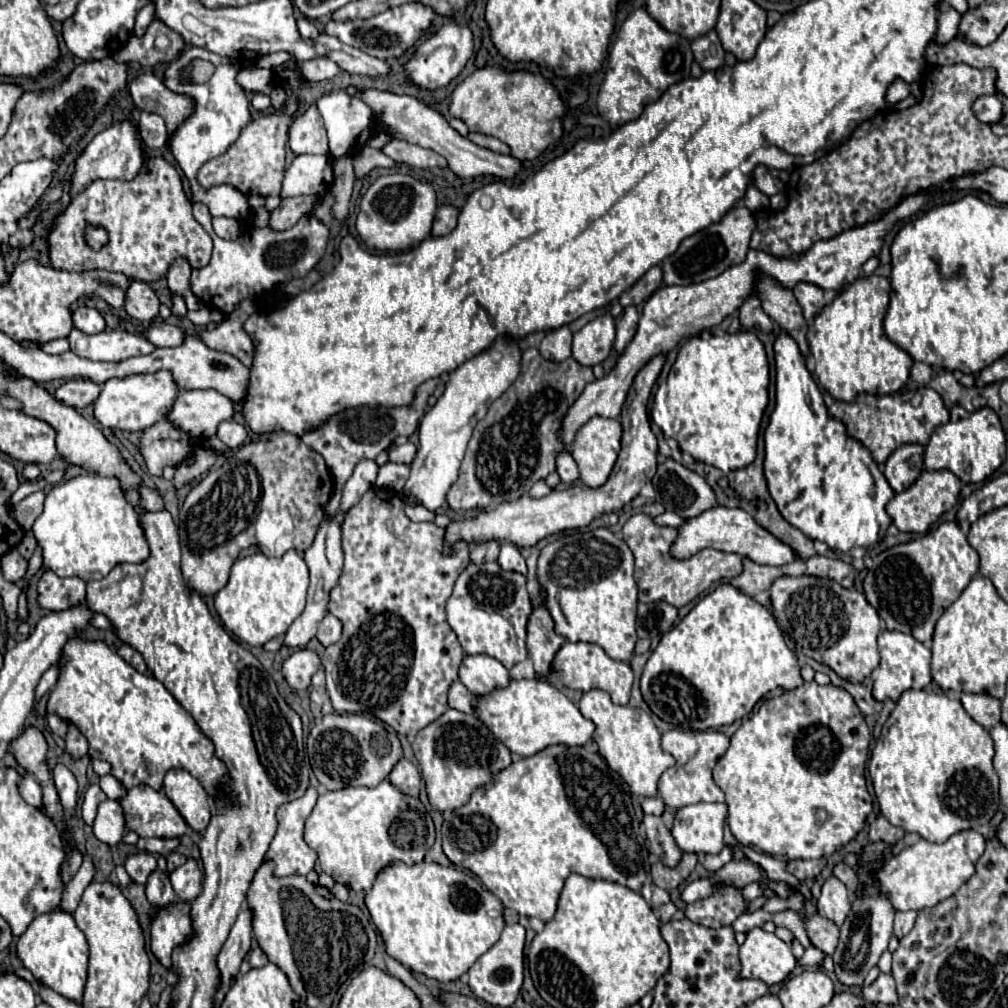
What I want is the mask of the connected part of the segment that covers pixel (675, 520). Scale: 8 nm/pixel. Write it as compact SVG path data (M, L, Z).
M662 512L662 514L658 514L658 516L654 516L652 518L656 524L666 524L666 526L672 526L672 528L678 528L682 522L684 522L684 518L680 518L678 514L674 514L674 512Z

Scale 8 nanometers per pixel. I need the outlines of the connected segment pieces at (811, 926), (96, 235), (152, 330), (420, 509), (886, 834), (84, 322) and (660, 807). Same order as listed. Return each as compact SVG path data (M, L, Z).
M818 914L804 918L804 926L806 926L810 942L816 948L820 948L824 954L832 956L836 950L836 944L838 944L838 926Z
M86 226L84 238L86 238L86 244L94 250L100 250L108 242L108 234L106 230L102 230L102 226Z
M152 322L142 336L150 340L154 346L178 346L184 340L186 330L176 324L166 324L166 322Z
M406 504L406 516L412 520L412 522L432 522L434 520L434 512L426 510L422 504Z
M878 816L870 826L870 842L896 844L902 838L904 838L904 830L898 826L892 826L884 816Z
M80 306L72 312L72 322L74 328L82 330L84 334L100 334L104 330L104 318L96 308L90 306Z
M654 796L654 798L644 798L642 802L642 810L646 814L654 814L654 816L662 816L664 812L664 802L660 796Z

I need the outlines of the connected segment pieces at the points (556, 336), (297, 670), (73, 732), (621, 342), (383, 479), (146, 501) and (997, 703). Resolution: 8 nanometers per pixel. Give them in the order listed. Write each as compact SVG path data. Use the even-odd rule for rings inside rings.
M562 326L558 330L548 332L542 342L540 342L540 354L546 360L554 360L554 362L562 362L566 358L570 358L572 354L572 332L568 330L568 326Z
M296 650L290 658L282 664L282 674L290 688L294 690L306 690L310 686L312 674L320 668L320 658L312 650Z
M72 722L68 724L68 732L66 732L66 752L72 754L74 758L82 758L88 754L88 742L84 738L84 734L78 730L78 726L74 726Z
M626 306L622 316L616 318L616 344L614 348L618 352L622 352L626 348L626 344L634 338L638 328L638 310L634 306Z
M386 462L384 466L380 466L378 470L378 480L376 486L382 490L390 490L390 492L400 492L406 484L406 478L410 474L410 466L406 464L390 464Z
M142 486L142 488L140 488L140 496L142 496L142 506L144 506L146 510L156 512L156 510L162 510L162 508L164 508L162 496L160 496L156 490L152 490L152 488Z
M962 694L966 712L986 730L992 730L1001 723L1001 701L988 694Z

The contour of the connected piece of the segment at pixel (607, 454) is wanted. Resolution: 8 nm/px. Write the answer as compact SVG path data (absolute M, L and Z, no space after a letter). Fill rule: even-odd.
M594 416L576 432L570 452L586 486L598 488L608 480L620 452L620 438L620 422L600 416Z

